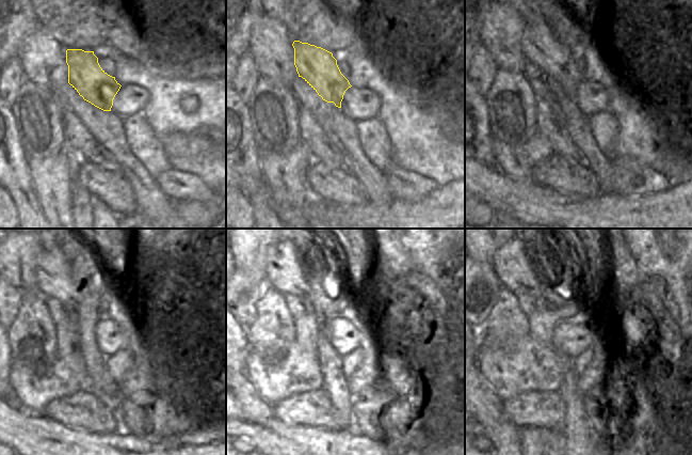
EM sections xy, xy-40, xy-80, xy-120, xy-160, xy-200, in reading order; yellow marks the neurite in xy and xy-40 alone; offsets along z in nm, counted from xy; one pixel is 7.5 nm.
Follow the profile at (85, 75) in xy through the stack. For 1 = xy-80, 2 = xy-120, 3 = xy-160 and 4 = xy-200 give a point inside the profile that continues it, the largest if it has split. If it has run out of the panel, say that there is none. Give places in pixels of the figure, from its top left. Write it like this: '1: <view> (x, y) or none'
1: xy-80 (540, 46)
2: xy-120 (74, 282)
3: xy-160 (317, 280)
4: xy-200 (517, 269)

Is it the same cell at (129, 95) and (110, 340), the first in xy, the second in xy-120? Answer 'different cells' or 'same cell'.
same cell

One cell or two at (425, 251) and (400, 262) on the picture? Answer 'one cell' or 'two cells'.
one cell

